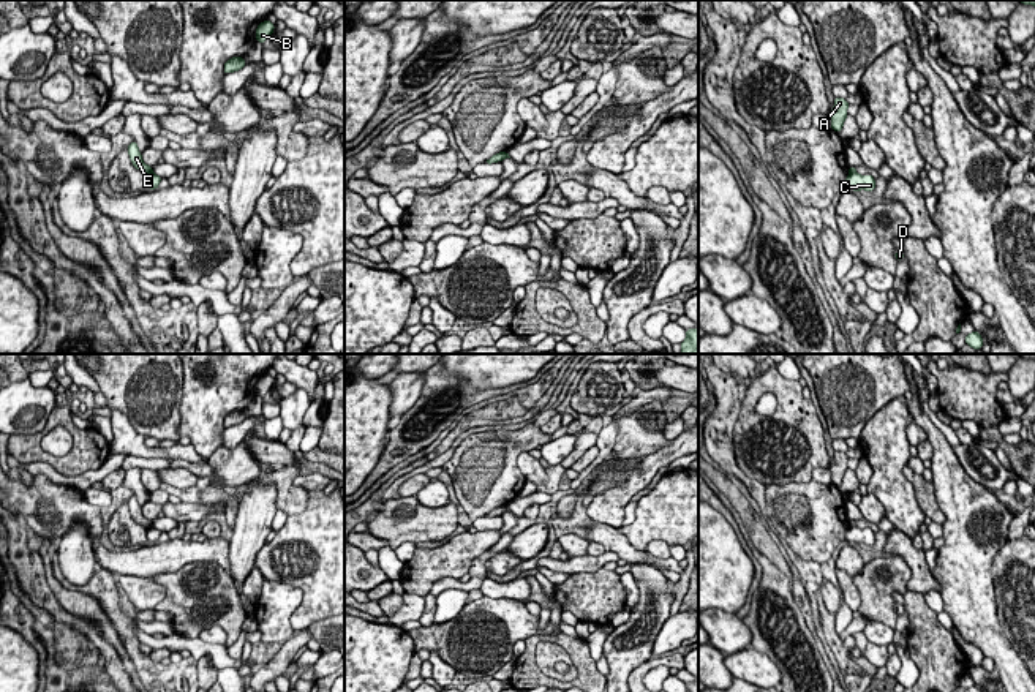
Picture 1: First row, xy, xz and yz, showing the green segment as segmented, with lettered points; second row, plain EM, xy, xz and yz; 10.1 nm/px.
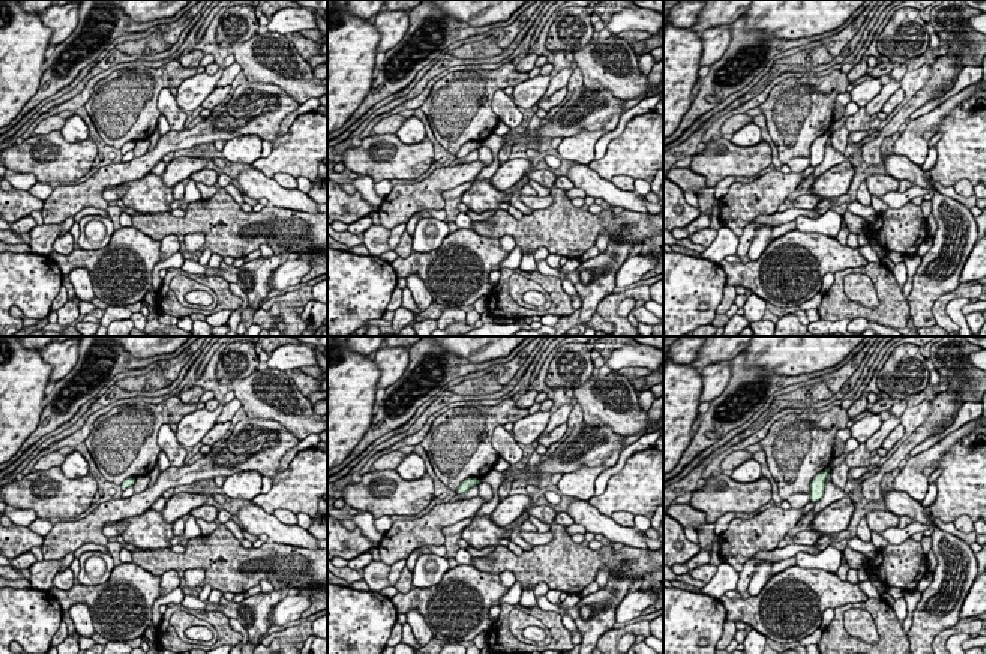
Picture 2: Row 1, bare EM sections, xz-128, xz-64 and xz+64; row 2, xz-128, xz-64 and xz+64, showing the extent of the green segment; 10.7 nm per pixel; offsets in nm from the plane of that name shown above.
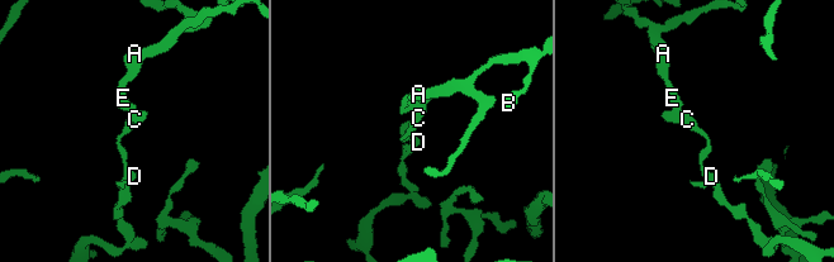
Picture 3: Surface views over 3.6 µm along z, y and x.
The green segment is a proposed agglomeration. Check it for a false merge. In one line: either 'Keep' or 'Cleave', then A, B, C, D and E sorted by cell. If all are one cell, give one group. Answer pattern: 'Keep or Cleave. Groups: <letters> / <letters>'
Cleave. Groups: A B E / C D

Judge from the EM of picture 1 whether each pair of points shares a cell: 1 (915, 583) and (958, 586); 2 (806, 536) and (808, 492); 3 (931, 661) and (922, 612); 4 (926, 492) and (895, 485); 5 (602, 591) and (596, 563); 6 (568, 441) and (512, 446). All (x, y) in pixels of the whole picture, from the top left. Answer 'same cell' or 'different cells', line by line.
1: different cells
2: same cell
3: same cell
4: different cells
5: different cells
6: different cells

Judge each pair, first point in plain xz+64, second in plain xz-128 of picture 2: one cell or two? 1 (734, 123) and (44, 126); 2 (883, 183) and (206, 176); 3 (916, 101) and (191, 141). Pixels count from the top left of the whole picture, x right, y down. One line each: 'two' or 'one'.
1: one
2: one
3: two

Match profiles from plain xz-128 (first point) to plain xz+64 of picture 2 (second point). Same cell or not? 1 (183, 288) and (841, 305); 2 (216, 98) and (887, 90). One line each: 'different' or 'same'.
1: different
2: different

